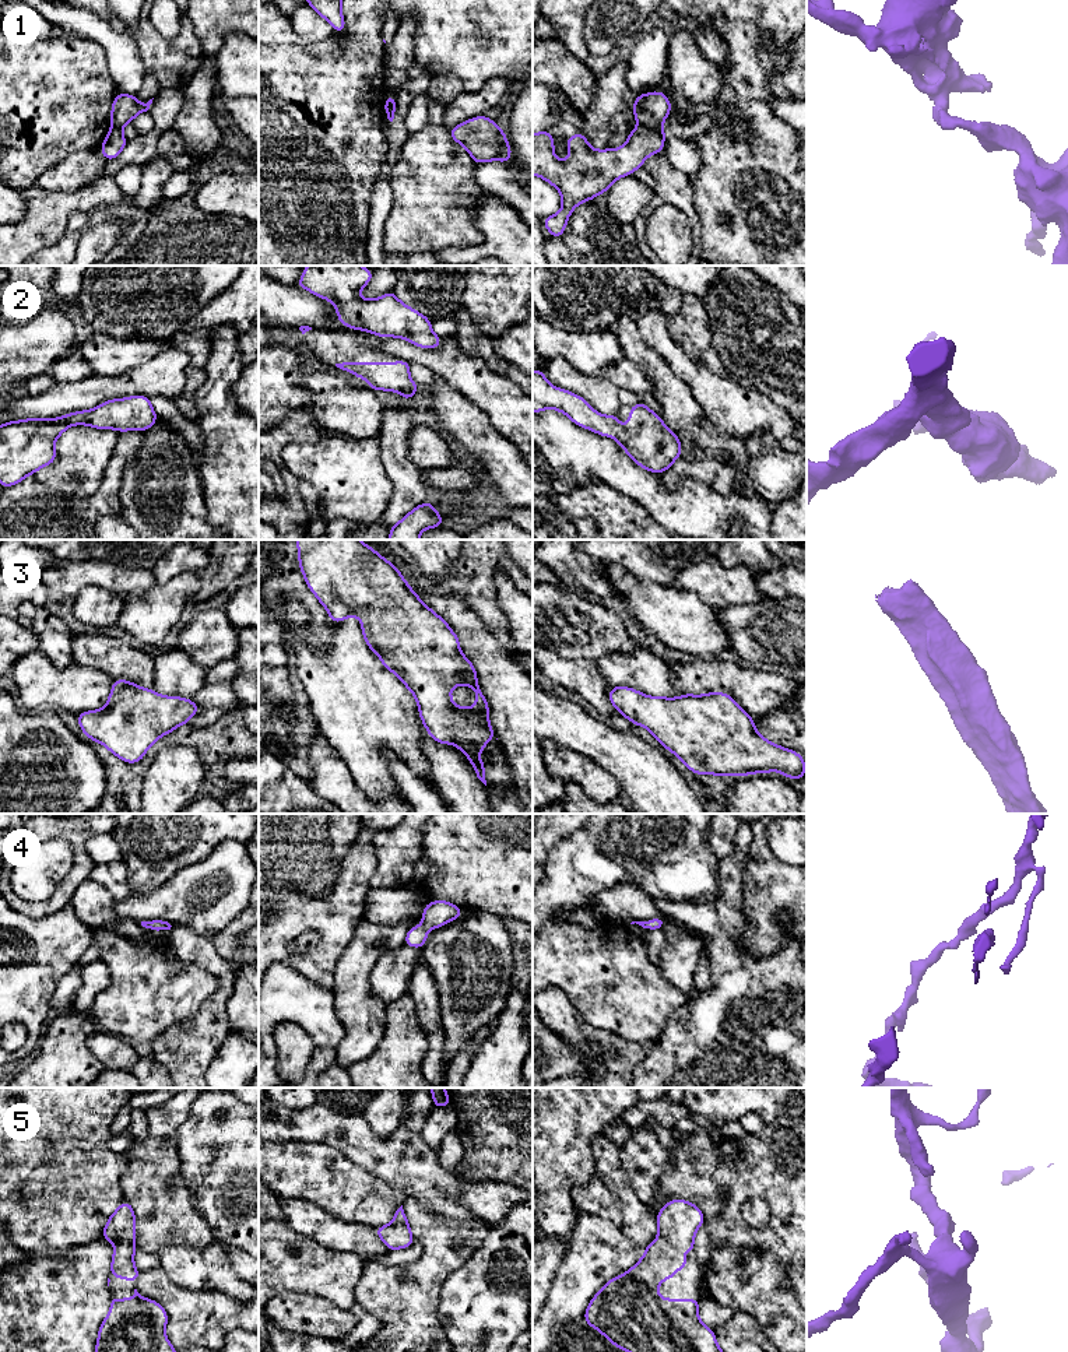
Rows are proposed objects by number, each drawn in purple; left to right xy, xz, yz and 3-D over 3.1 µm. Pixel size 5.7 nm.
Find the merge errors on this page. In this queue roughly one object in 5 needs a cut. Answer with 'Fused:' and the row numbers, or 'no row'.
Fused: 1

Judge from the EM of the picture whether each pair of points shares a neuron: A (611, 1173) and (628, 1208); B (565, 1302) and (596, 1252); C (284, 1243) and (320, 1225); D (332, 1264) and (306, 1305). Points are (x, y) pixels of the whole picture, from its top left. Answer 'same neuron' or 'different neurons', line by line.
A: same neuron
B: same neuron
C: different neurons
D: different neurons

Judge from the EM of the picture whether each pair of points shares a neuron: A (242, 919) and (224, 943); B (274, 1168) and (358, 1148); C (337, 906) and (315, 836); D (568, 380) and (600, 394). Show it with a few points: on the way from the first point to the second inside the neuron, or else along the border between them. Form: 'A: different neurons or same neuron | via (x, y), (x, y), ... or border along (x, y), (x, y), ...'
A: same neuron | via (239, 924), (228, 937)
B: different neurons | border along (309, 1144), (329, 1144), (368, 1172)
C: different neurons | border along (344, 856), (329, 891), (320, 895), (299, 894)
D: same neuron | via (576, 382), (592, 389)

